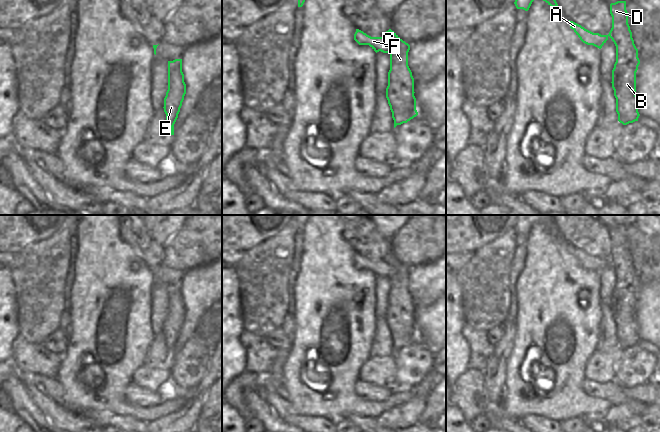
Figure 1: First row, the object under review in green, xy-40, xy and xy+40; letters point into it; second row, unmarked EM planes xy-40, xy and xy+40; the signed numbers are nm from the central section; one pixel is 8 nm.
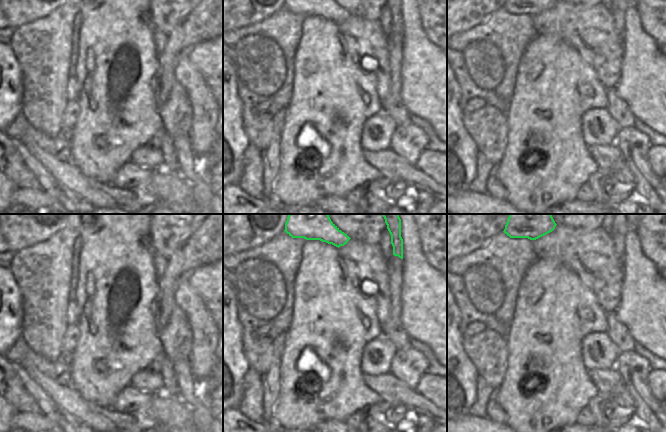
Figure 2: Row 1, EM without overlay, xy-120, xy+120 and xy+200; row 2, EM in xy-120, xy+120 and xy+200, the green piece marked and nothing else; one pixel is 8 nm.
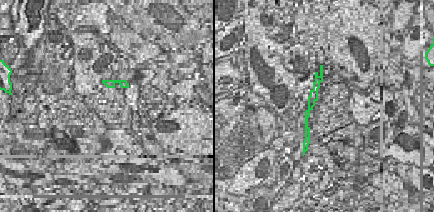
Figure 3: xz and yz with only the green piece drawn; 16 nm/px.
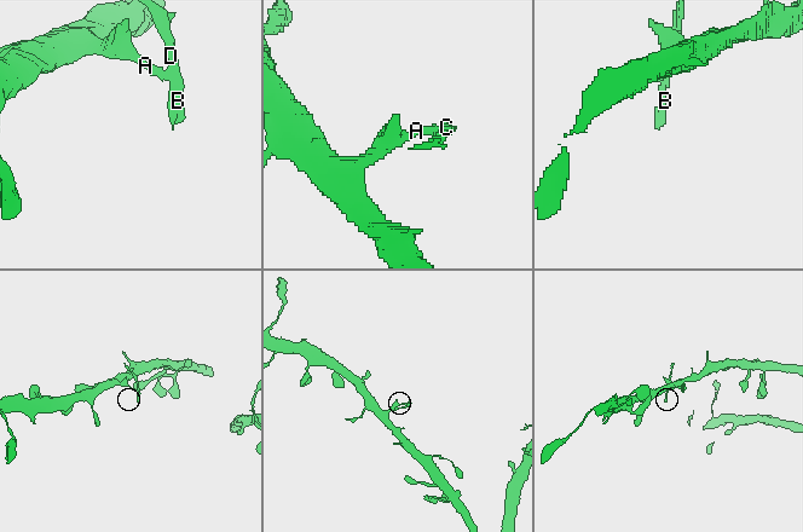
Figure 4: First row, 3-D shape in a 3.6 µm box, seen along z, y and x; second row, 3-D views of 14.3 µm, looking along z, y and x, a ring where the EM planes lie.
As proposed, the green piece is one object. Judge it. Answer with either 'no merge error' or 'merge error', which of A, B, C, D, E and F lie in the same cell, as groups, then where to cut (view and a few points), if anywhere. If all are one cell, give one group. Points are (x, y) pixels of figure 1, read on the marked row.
merge error; A F / B C D E; cut in xy along (384, 36), (390, 43), (388, 52)

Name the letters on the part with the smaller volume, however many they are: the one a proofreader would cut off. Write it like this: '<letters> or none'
B, C, D, E

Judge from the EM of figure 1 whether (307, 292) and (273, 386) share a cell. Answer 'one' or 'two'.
two

